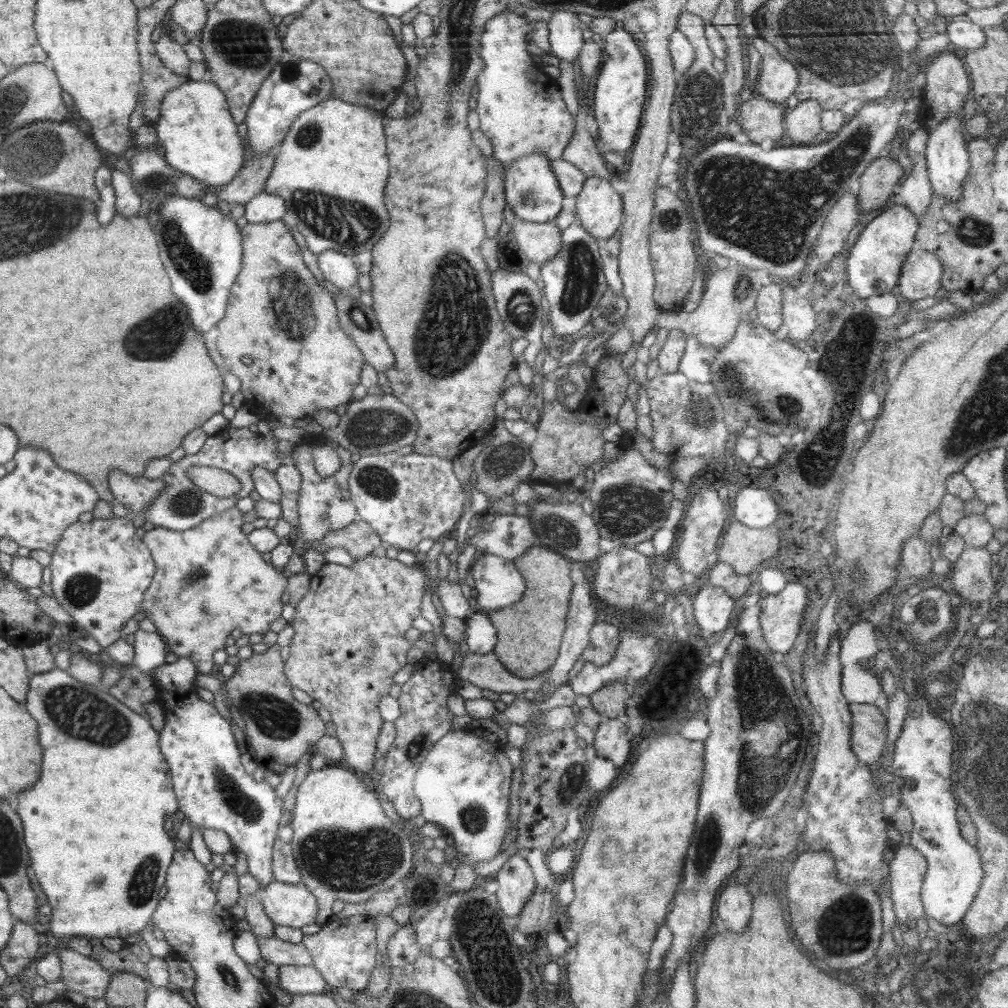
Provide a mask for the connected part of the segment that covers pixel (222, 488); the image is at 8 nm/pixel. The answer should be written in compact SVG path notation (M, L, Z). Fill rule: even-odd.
M196 465L187 470L187 475L198 488L218 498L237 496L242 488L241 482L231 472L209 465Z

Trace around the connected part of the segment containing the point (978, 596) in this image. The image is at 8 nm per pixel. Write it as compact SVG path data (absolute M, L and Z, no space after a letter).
M966 546L949 574L956 594L968 598L974 605L996 598L990 576L992 560L993 554L986 547Z

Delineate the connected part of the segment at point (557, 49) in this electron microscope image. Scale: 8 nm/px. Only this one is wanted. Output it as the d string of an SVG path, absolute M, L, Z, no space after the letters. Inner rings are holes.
M556 10L553 12L552 18L547 24L550 30L549 43L551 55L562 60L567 60L575 65L577 64L579 52L585 43L583 34L585 26L582 24L582 21L578 20L576 16L578 13L579 12L572 12L571 10Z

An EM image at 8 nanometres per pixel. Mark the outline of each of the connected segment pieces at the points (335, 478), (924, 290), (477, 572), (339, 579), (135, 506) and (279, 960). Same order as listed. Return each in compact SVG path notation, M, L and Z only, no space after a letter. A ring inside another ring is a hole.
M310 433L306 435L302 442L298 444L295 451L291 454L292 463L301 474L301 489L297 500L297 511L299 514L299 524L296 525L296 534L292 535L292 543L301 544L304 548L315 547L322 542L325 534L335 530L340 530L348 526L352 521L358 518L356 507L352 502L348 479L353 469L352 454L349 450L342 448L336 441L326 439L323 434ZM316 444L331 444L339 454L341 467L333 476L322 478L321 473L315 469L315 460L313 457L313 446Z
M914 246L904 260L897 286L909 301L922 300L935 297L941 288L942 276L942 262L936 255Z
M484 553L477 555L471 568L473 592L480 610L498 610L522 598L525 580L513 561Z
M381 551L367 554L362 558L354 558L352 567L335 564L324 563L320 570L311 576L311 583L308 592L302 597L302 600L295 606L295 617L290 621L292 628L294 628L294 636L289 644L290 656L285 662L284 672L286 678L290 681L292 687L299 688L308 693L310 698L318 700L320 704L331 714L331 721L336 724L336 739L340 742L342 750L344 750L344 760L348 762L350 770L353 768L354 773L362 777L364 774L373 774L374 758L377 751L377 741L383 725L383 718L378 710L378 701L381 696L388 695L390 686L394 683L394 674L406 664L406 653L411 646L417 646L420 650L426 653L436 652L435 644L428 643L422 639L415 641L408 641L406 639L406 632L412 627L412 621L421 614L420 603L422 602L422 595L424 594L426 586L428 586L429 579L426 569L419 567L406 566L396 559L386 557Z
M113 470L108 477L109 488L117 502L128 508L132 517L137 517L164 490L162 478L150 480L144 475L130 476L121 470Z
M276 937L258 938L258 946L263 959L277 967L286 965L313 965L308 949L302 944L289 943Z

